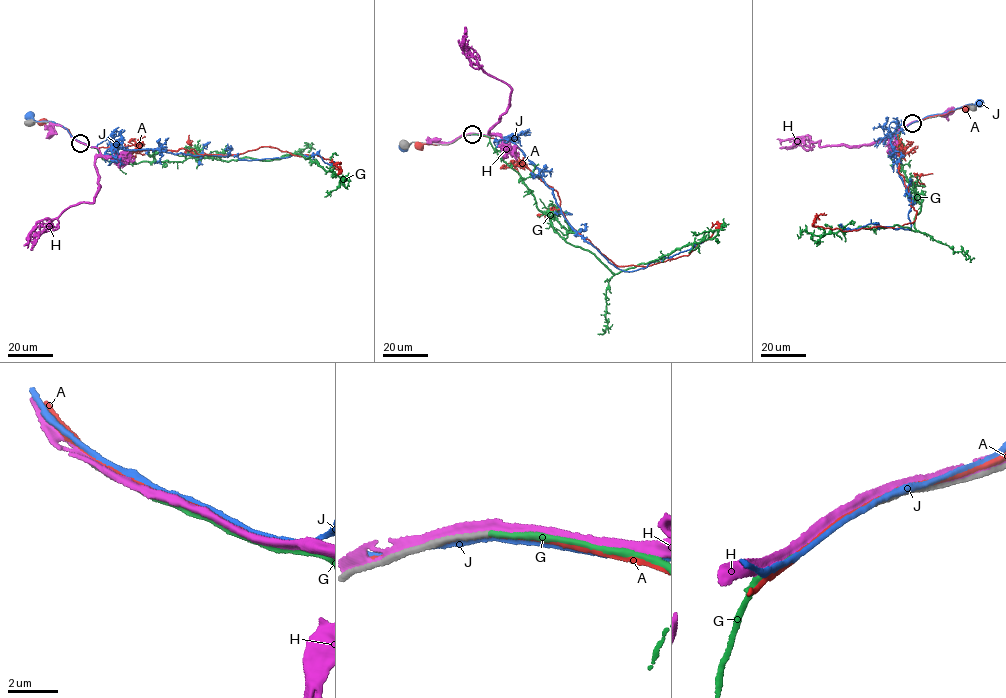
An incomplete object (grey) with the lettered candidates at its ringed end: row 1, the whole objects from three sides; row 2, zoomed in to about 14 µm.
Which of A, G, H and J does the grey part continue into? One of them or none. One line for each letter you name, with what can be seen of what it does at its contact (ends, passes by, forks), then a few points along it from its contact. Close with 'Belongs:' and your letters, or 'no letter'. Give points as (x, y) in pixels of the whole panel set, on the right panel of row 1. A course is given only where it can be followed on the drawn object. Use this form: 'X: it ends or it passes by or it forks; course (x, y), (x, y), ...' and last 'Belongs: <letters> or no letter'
G: it ends; course (912, 123), (901, 130), (897, 148), (922, 200), (916, 231), (896, 225), (811, 233), (817, 244)
Belongs: G

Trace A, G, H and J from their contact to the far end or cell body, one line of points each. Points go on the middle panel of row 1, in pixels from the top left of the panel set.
A: (470, 134), (503, 142), (556, 190), (570, 224), (615, 265), (646, 267), (687, 256), (720, 226), (711, 228)
G: (472, 134), (488, 137), (561, 237), (594, 254), (615, 273), (717, 234), (717, 230), (696, 235), (691, 231)
H: (469, 134), (495, 133), (490, 133), (491, 127), (506, 111), (511, 90), (485, 72), (467, 50), (465, 27)
J: (470, 134), (444, 143), (413, 141), (401, 146)

